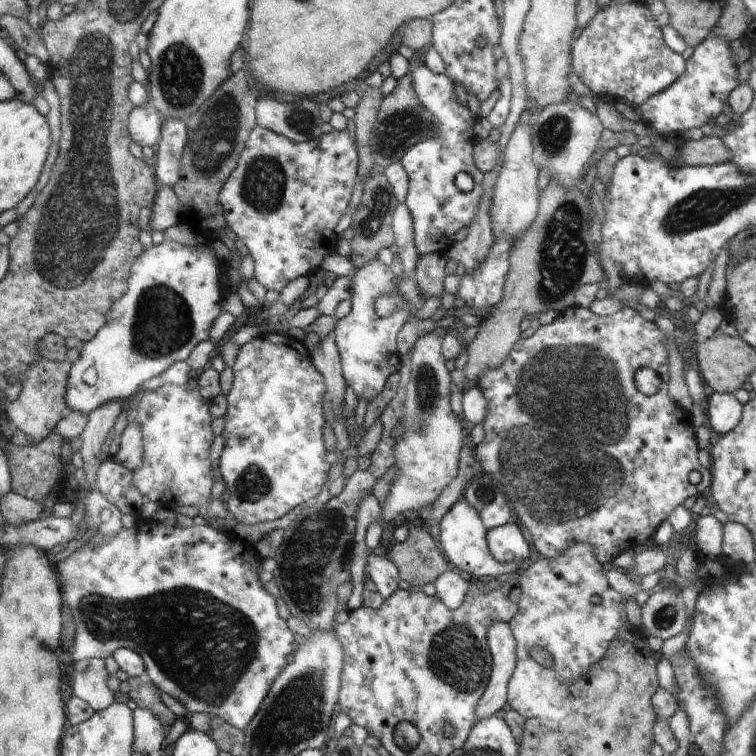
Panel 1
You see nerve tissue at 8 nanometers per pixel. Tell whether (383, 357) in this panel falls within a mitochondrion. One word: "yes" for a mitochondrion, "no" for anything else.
no

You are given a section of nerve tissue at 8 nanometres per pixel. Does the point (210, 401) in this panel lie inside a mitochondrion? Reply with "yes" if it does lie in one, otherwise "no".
no

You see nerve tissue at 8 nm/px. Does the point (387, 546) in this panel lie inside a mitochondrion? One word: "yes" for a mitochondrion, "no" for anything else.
no

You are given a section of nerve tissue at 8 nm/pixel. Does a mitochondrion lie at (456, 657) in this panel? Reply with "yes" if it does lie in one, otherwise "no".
yes

